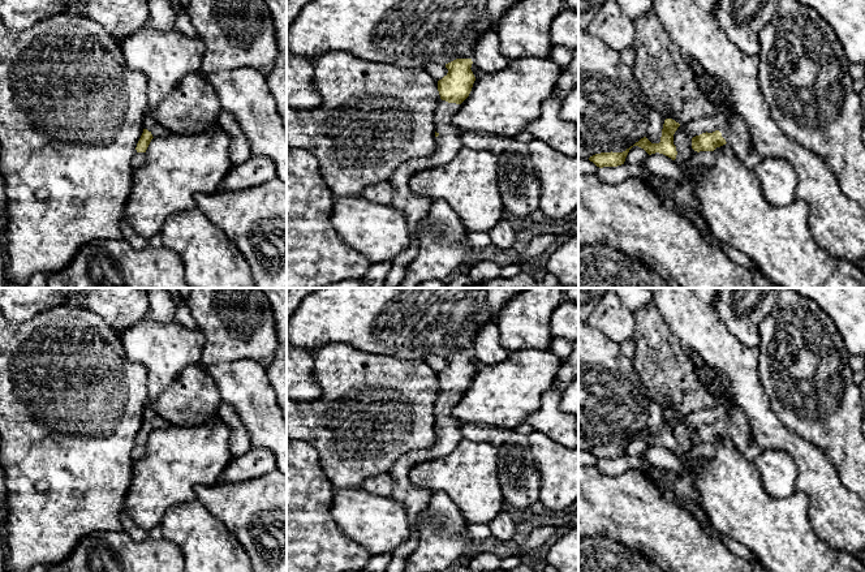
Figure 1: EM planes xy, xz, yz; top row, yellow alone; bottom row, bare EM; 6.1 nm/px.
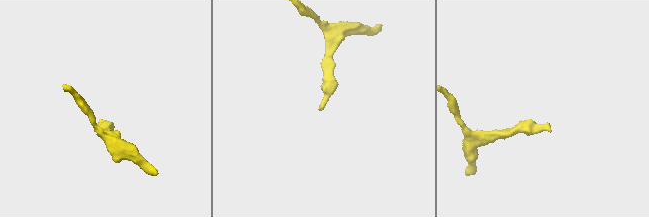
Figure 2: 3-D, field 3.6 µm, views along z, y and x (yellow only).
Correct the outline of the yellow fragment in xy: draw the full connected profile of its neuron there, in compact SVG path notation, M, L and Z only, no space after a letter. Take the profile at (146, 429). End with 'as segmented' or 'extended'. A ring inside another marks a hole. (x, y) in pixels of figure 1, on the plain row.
M146 407L143 410L143 425L137 435L137 444L146 444L151 431L154 429L162 429L168 426L168 421L160 417L152 408Z; extended

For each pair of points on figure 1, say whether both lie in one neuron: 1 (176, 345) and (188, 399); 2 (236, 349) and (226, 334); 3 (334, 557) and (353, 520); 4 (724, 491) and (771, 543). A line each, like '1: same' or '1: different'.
1: different
2: same
3: different
4: same

